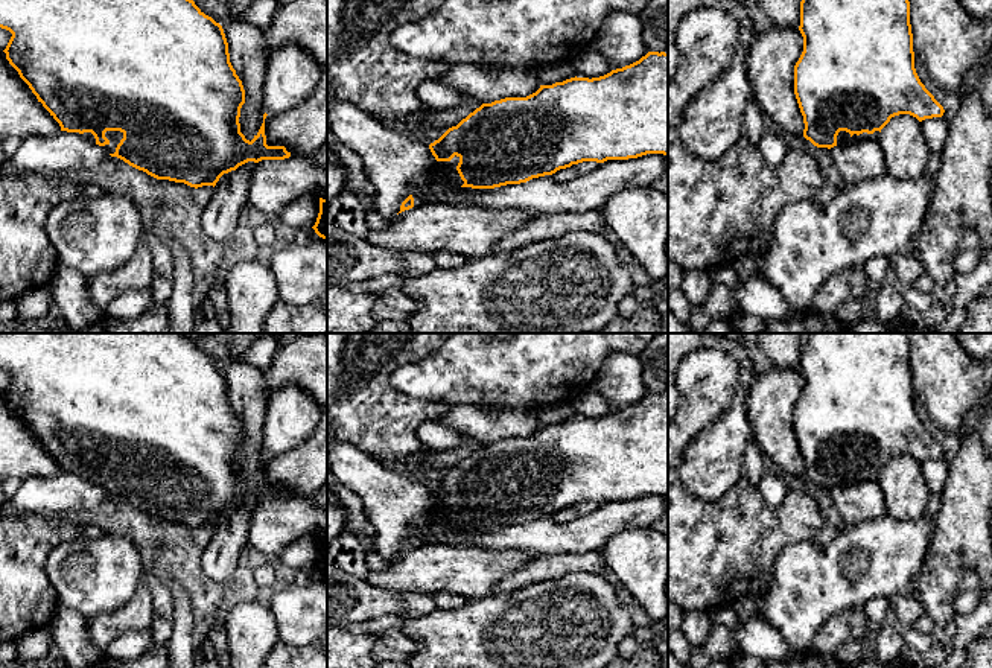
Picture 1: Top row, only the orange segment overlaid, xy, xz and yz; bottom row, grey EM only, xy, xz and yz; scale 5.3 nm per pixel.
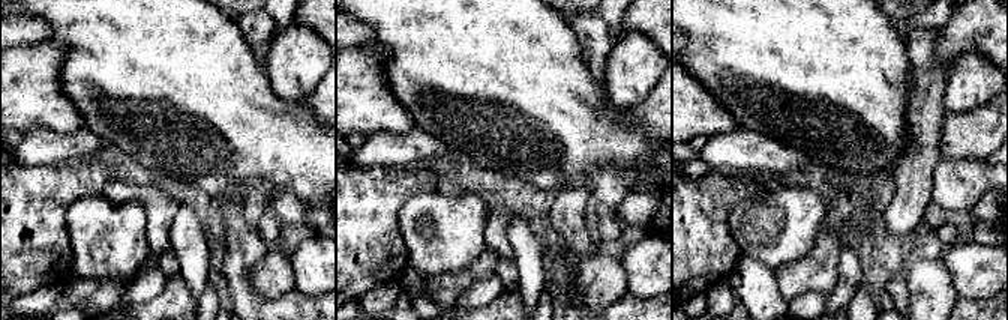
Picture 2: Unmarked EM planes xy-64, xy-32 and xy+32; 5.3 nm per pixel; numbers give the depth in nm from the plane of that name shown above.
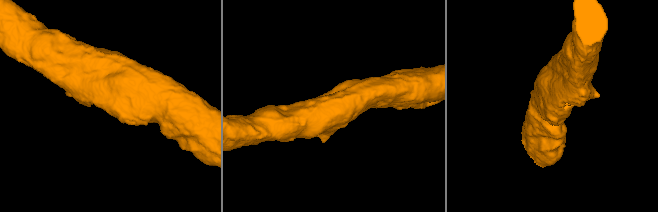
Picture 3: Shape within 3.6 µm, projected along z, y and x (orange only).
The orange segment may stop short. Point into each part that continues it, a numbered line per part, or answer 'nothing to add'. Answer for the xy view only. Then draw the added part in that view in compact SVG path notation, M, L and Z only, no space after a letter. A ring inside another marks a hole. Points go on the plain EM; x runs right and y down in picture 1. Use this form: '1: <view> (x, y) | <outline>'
1: xy (114, 478) | M107 472L105 478L110 481L108 485L102 487L108 495L114 495L117 485L120 484L120 481L123 479L123 473L120 472Z

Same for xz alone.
1: xz (448, 510) | M453 498L450 502L437 502L435 508L438 511L440 516L444 517L444 520L450 525L450 526L463 526L464 522L461 520L456 507L459 504L459 498Z

